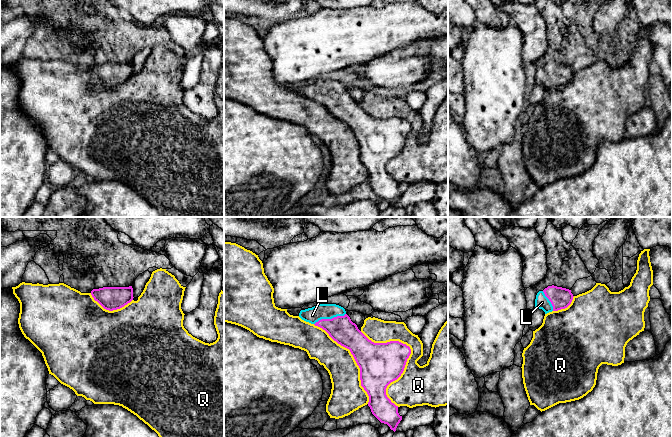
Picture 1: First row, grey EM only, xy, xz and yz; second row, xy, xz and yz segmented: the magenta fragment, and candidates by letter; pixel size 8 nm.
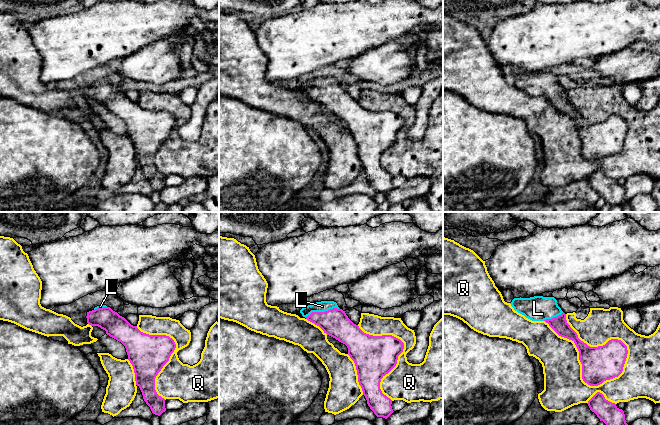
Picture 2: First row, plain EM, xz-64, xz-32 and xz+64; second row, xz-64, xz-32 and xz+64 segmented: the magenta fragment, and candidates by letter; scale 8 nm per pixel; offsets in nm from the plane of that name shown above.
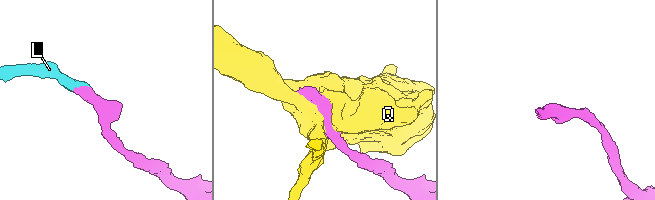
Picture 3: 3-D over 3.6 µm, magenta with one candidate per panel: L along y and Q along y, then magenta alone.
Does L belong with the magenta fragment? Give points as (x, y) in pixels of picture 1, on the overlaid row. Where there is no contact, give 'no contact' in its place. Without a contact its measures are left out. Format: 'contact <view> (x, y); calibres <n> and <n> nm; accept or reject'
contact xz (329, 319); calibres 220 and 130 nm; accept

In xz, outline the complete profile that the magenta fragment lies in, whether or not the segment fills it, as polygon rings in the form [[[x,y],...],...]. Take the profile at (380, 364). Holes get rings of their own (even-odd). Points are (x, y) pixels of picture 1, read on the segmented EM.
[[[317,304],[301,310],[299,317],[325,330],[341,346],[350,350],[360,368],[361,386],[369,396],[372,414],[394,432],[402,416],[386,395],[387,386],[404,371],[411,349],[399,341],[374,343],[353,323],[343,307]]]

